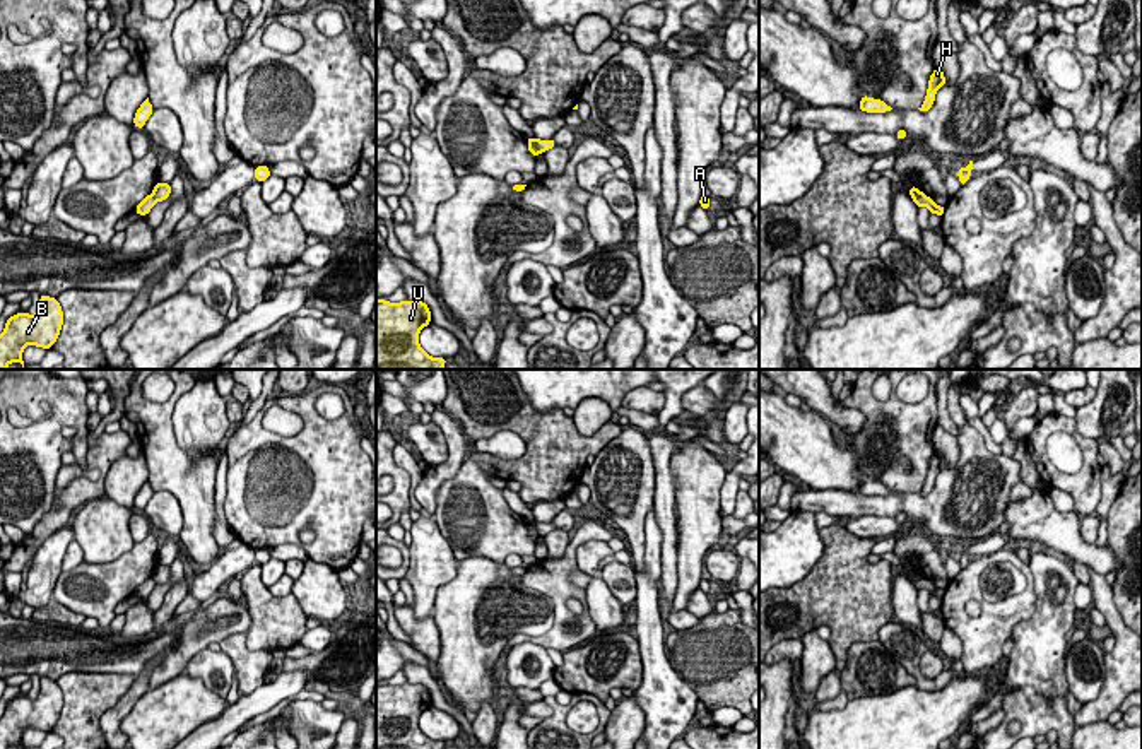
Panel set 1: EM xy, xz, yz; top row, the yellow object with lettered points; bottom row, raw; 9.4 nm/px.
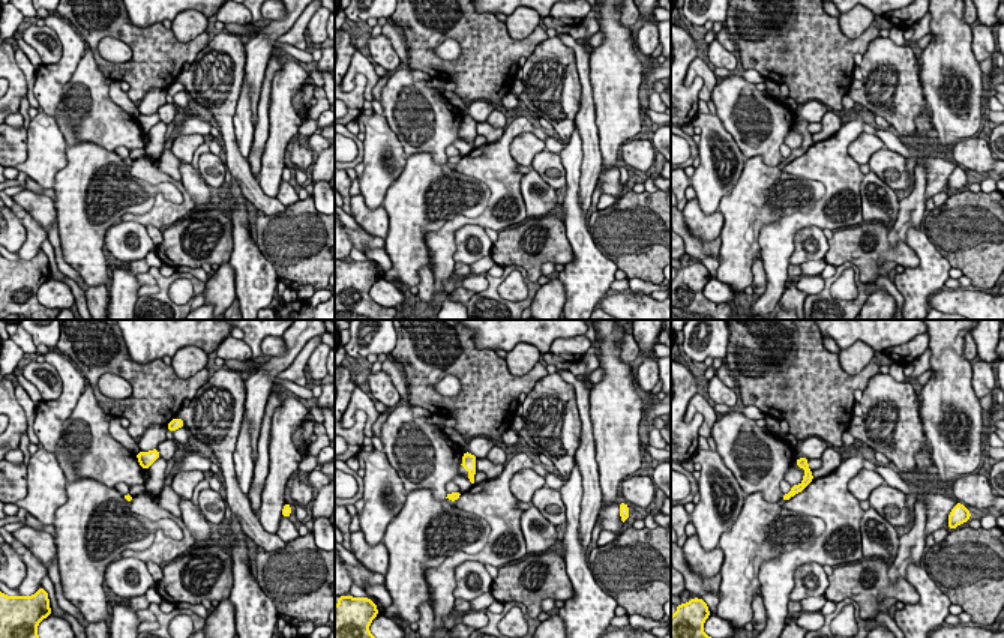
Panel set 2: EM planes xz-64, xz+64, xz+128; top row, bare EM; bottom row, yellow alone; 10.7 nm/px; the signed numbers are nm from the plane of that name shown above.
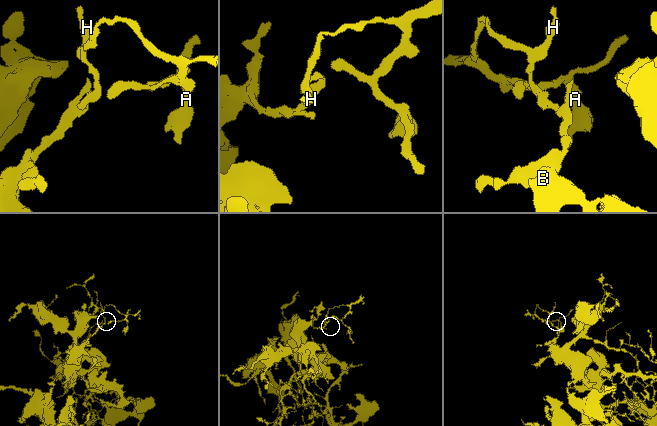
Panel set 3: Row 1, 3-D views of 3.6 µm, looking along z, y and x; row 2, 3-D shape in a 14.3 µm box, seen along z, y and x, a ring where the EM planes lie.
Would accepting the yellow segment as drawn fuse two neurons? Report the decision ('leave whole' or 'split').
split

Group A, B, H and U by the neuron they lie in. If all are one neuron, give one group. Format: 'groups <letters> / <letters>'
groups A H / B U

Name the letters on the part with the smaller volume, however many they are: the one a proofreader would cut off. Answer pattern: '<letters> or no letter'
A, H

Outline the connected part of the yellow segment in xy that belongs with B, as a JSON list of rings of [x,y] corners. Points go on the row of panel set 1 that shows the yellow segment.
[[[41,294],[39,310],[34,315],[17,313],[5,323],[0,335],[0,369],[10,363],[21,363],[26,345],[51,349],[63,325],[63,311],[56,298]]]

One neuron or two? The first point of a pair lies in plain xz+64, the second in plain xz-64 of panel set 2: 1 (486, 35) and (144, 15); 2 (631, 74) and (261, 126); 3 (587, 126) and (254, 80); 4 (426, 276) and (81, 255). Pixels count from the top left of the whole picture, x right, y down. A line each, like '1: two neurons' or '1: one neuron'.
1: two neurons
2: two neurons
3: one neuron
4: two neurons

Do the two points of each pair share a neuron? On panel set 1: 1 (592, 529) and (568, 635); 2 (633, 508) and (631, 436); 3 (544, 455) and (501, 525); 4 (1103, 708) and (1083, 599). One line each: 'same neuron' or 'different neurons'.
1: same neuron
2: same neuron
3: different neurons
4: different neurons

